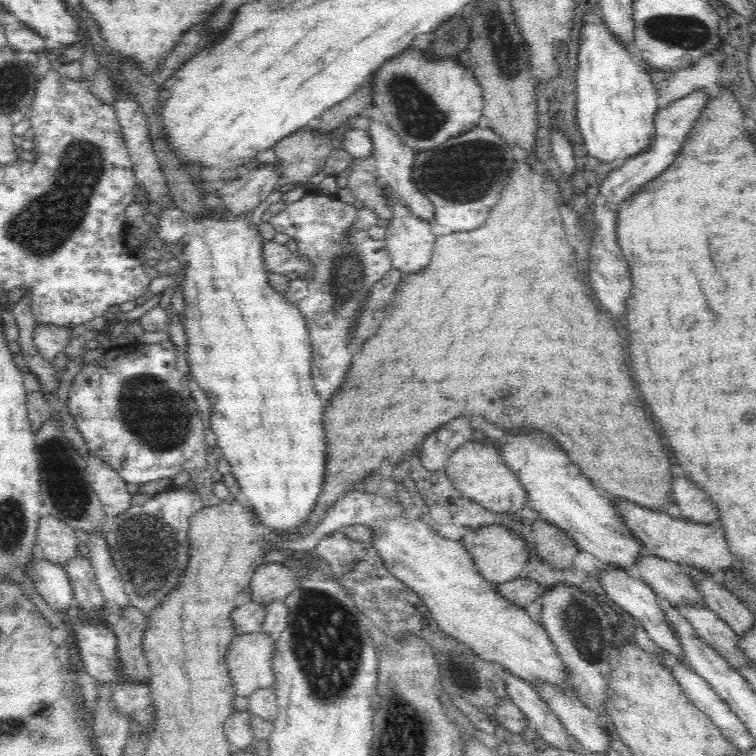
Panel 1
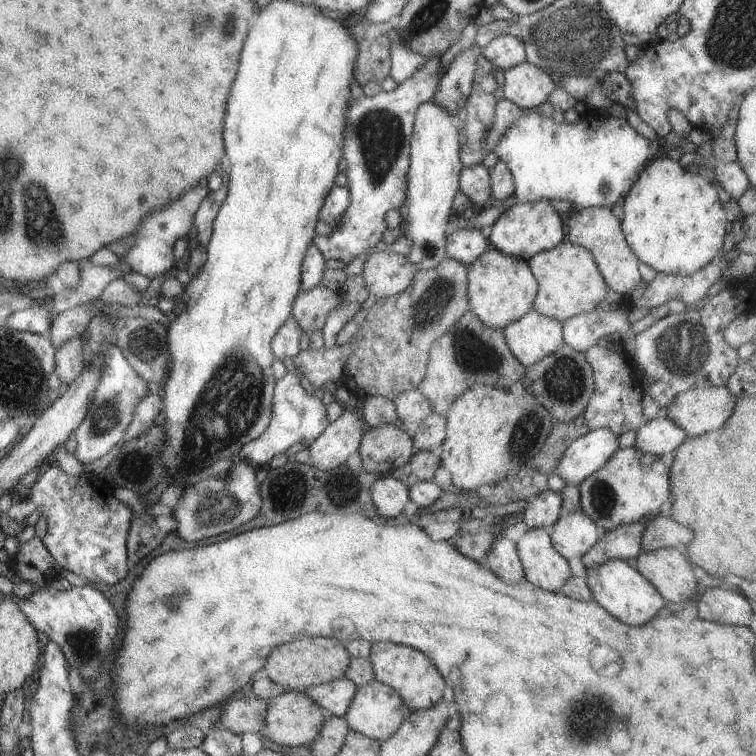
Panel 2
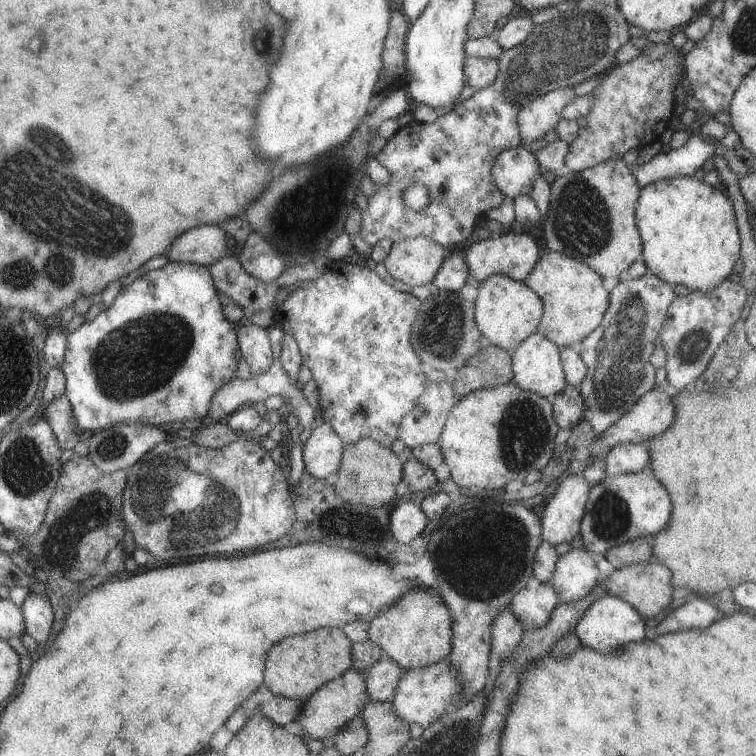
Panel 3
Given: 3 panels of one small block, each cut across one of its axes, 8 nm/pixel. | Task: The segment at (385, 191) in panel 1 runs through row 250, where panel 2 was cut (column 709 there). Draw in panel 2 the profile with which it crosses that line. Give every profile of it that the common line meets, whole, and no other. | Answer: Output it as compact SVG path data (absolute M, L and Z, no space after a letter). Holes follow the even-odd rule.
M725 385L697 387L677 394L669 406L660 410L660 415L675 422L687 438L697 438L721 429L735 401Z

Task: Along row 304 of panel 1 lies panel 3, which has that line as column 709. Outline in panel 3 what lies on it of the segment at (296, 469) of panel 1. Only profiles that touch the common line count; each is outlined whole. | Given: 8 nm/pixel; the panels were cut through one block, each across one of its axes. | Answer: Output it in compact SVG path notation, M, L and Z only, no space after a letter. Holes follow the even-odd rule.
M691 175L688 177L673 177L658 180L657 182L641 187L638 193L639 196L636 198L634 204L634 217L641 241L640 258L644 261L644 265L646 266L645 274L660 278L667 284L681 284L681 286L685 286L687 290L691 292L696 291L697 293L709 293L710 290L713 290L718 284L727 280L726 278L731 274L731 270L733 270L733 266L735 266L735 261L739 257L738 250L740 249L740 240L731 203L720 186L711 186Z

